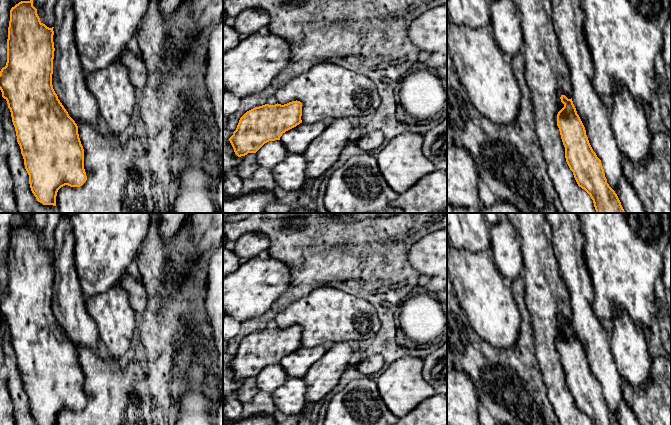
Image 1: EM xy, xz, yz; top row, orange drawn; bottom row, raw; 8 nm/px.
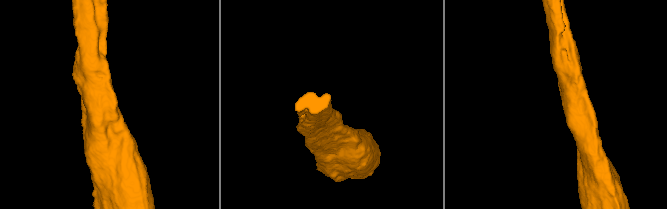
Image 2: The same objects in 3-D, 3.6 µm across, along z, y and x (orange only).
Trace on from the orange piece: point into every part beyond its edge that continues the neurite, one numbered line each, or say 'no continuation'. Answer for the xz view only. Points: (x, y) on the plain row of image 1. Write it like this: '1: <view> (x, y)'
1: xz (296, 364)

